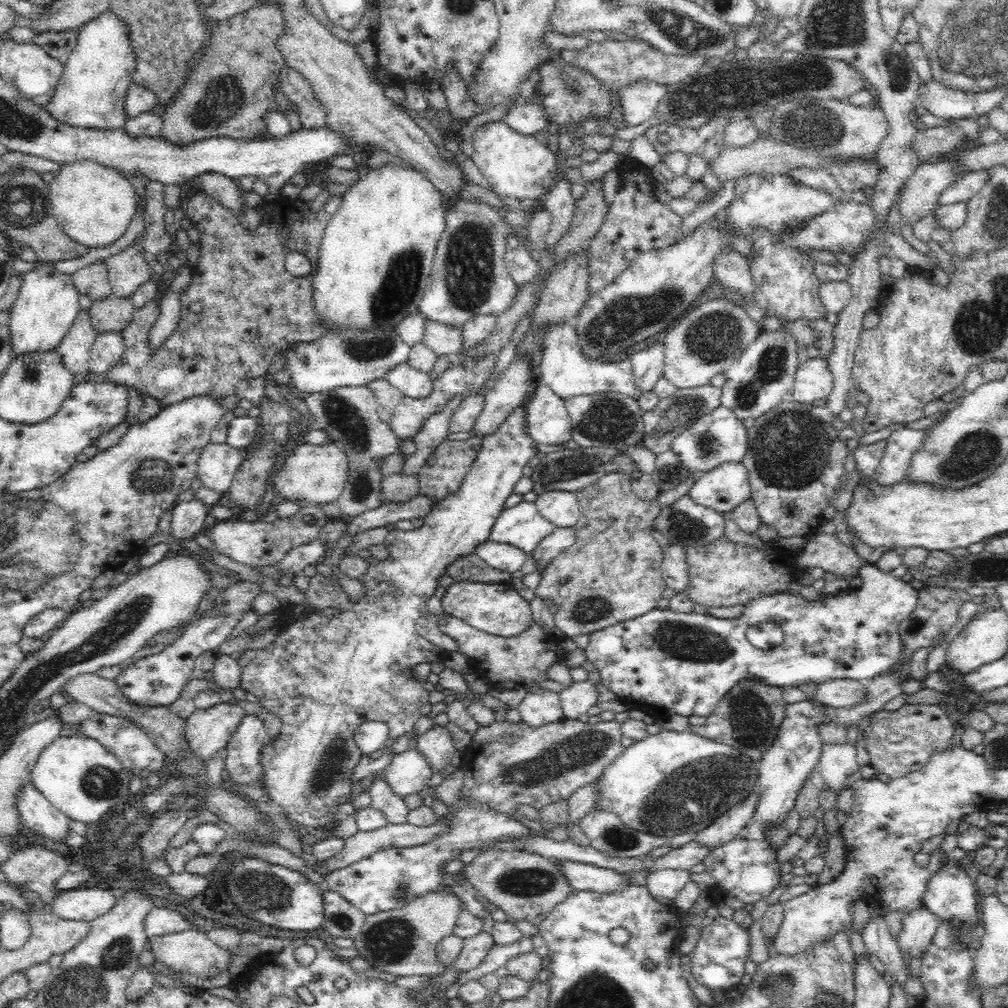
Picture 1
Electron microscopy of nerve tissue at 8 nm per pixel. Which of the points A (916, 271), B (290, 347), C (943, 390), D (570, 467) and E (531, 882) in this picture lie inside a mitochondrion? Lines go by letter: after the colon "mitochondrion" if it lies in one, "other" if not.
A: other
B: other
C: other
D: mitochondrion
E: mitochondrion

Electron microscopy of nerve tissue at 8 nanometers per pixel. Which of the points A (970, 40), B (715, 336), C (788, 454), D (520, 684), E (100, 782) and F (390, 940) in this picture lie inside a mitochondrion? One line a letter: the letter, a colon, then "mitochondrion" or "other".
A: mitochondrion
B: mitochondrion
C: mitochondrion
D: other
E: mitochondrion
F: mitochondrion

